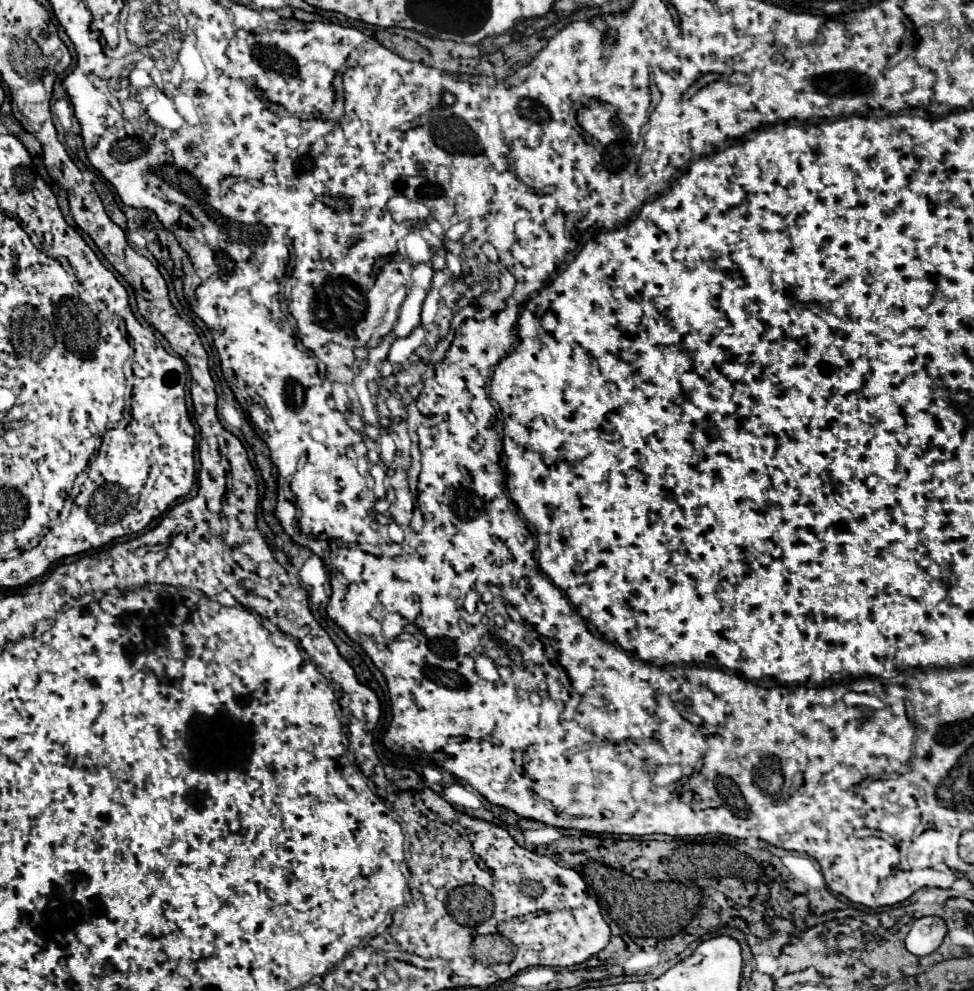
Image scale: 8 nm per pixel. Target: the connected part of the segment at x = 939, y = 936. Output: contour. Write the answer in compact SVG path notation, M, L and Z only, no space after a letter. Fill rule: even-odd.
M939 916L917 918L905 938L905 946L915 956L927 956L935 952L947 936L947 924Z

